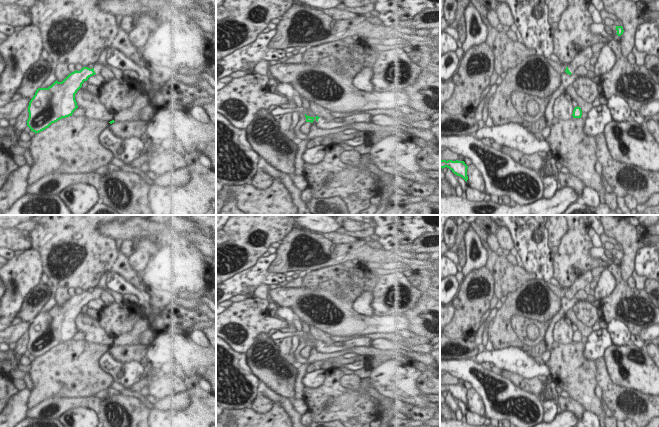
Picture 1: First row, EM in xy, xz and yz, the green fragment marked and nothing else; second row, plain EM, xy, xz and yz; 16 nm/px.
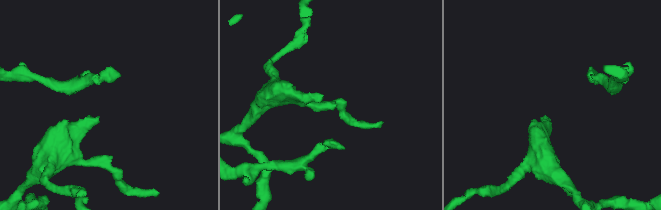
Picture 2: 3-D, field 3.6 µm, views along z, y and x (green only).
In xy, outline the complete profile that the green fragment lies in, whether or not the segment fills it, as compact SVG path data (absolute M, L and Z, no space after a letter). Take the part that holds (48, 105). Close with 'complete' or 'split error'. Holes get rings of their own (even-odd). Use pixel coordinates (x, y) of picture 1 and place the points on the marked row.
M96 62L92 69L83 67L80 71L75 70L70 73L62 82L56 80L48 88L38 88L28 106L29 118L27 120L27 126L31 131L35 134L39 133L48 128L52 123L72 116L73 112L78 108L75 94L89 77L99 74L104 67Z; split error

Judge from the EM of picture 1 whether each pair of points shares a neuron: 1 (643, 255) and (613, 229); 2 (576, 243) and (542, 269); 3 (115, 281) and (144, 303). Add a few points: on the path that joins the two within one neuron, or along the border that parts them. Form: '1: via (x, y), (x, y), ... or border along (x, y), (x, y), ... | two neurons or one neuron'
1: border along (648, 245), (637, 251), (634, 270) | two neurons
2: border along (555, 254), (552, 276) | two neurons
3: via (123, 285), (134, 290), (139, 295) | one neuron

